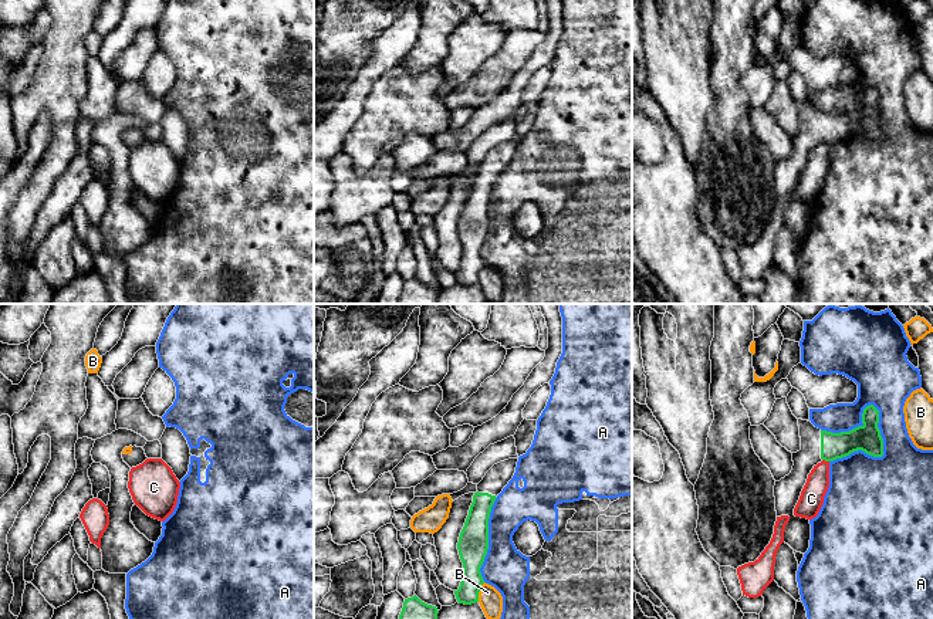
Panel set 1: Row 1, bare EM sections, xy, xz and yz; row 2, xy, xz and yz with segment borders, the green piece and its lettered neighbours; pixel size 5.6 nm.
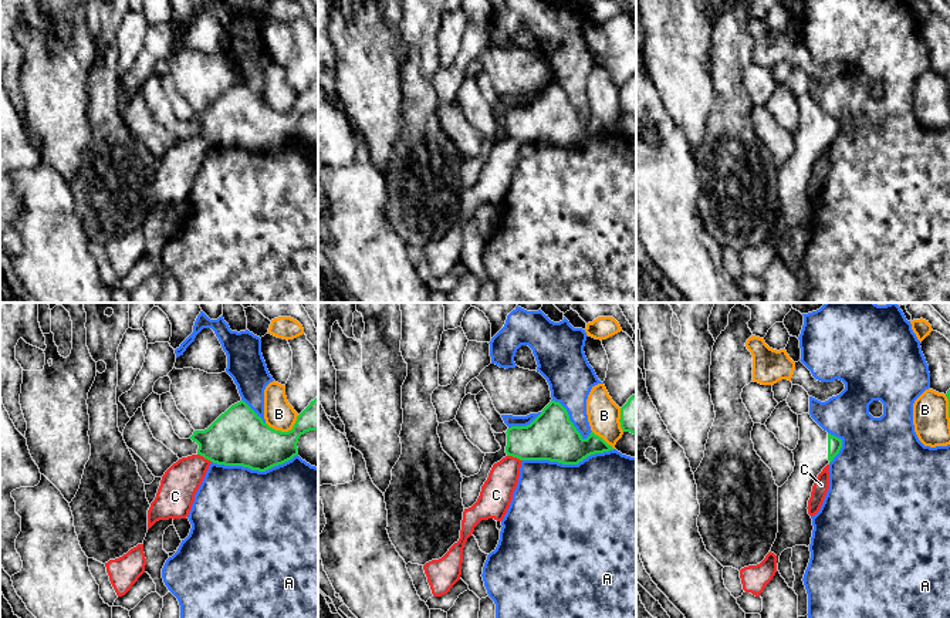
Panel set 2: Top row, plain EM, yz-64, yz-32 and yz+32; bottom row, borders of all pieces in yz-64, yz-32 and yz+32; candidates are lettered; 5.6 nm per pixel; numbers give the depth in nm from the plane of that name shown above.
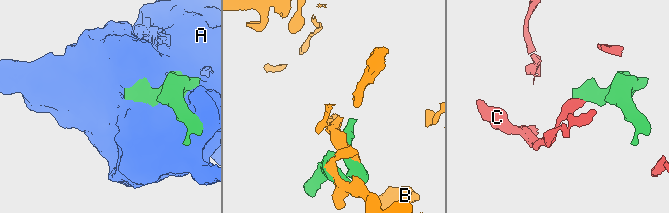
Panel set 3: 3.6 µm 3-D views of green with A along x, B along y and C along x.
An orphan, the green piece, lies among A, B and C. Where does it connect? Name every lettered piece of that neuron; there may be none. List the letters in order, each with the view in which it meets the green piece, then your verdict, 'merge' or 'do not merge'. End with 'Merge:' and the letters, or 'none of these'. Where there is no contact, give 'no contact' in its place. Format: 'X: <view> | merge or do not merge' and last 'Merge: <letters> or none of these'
A: yz | do not merge
B: xz | do not merge
C: yz | do not merge
Merge: none of these

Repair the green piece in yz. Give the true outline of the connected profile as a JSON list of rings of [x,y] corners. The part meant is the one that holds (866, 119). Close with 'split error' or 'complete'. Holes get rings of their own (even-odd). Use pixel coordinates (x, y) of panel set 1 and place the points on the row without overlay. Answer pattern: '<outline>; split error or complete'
[[[873,87],[863,91],[862,105],[849,114],[832,115],[815,109],[808,102],[798,101],[801,132],[792,135],[791,155],[775,163],[774,168],[777,199],[790,199],[784,213],[784,224],[794,233],[805,236],[809,230],[809,202],[795,199],[794,190],[811,152],[822,142],[834,143],[858,132],[873,139],[883,138],[883,121],[878,109],[879,92]]]; split error

